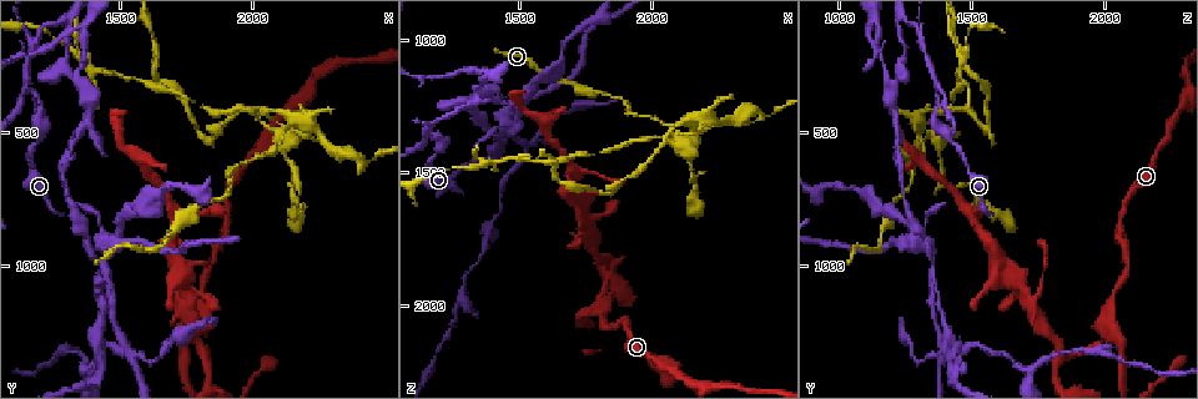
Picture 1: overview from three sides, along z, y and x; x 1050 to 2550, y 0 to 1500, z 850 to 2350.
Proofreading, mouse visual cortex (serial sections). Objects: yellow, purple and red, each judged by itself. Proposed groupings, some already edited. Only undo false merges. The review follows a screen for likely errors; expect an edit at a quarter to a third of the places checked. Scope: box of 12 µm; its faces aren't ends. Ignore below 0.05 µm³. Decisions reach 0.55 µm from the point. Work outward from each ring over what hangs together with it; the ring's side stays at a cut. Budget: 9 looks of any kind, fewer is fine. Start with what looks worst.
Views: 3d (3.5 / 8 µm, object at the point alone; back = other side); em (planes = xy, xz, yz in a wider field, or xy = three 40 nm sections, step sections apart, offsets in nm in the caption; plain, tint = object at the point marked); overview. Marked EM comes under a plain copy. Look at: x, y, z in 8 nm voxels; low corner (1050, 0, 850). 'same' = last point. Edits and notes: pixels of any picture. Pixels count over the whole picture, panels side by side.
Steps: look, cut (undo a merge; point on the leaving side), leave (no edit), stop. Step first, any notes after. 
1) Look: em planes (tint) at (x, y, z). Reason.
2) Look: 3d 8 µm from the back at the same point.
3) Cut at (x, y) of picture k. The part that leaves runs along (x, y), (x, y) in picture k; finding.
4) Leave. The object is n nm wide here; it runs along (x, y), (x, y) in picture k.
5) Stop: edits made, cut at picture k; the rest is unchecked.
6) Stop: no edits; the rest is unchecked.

Look: 3d 3.5 µm at (1810, 1220, 2000). Three arms meet.

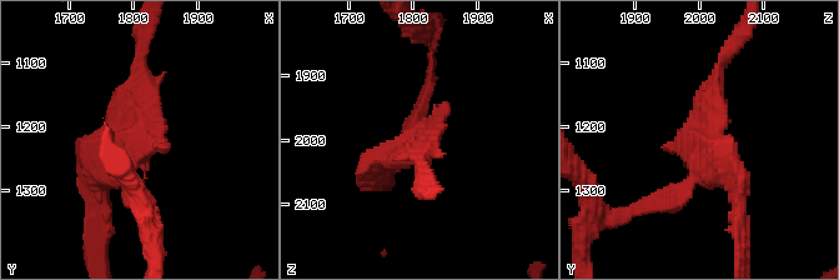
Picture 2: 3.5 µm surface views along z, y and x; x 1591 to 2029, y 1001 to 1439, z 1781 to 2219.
Look: em xy step 3 (tint) at (1810, 1215, 1995). 3 arms meet here; the arms are 150, 200, 300 nm wide.

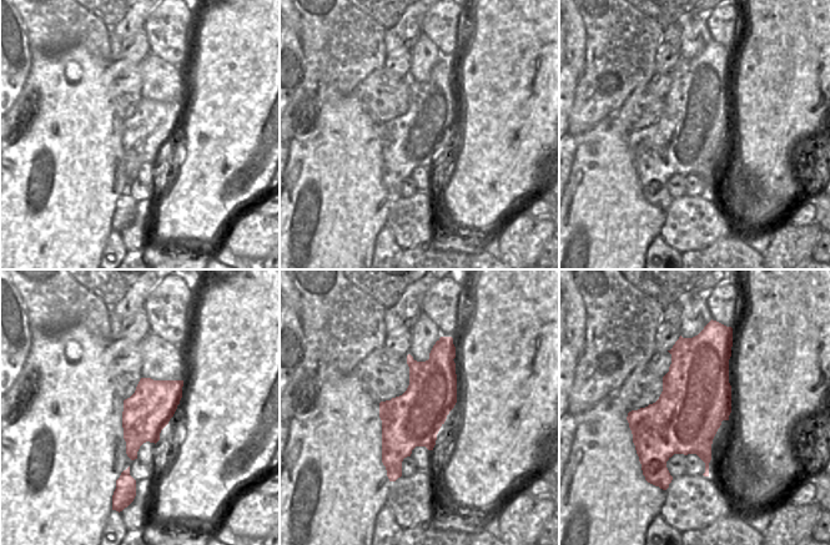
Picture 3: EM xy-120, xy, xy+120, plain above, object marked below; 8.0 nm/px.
Look: em xy step 1 (tint) at the same point. Another direction.

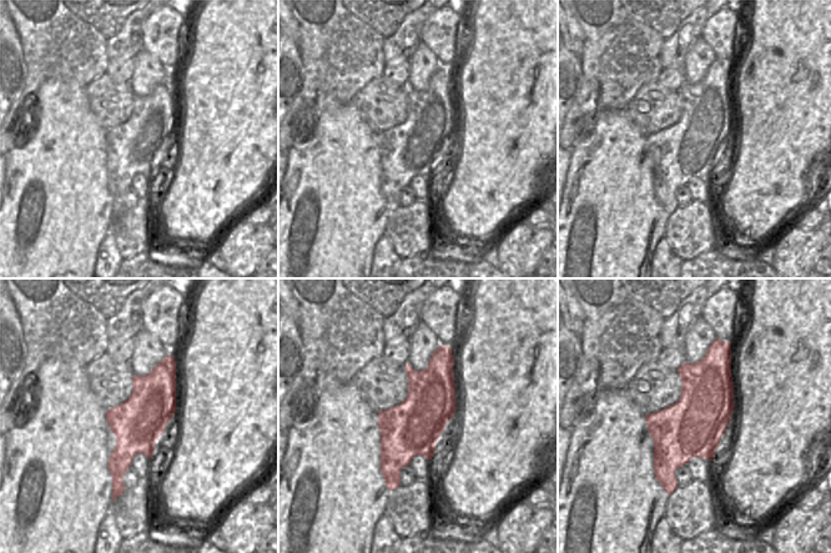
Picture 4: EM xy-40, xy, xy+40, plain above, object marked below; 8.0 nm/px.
Leave. It runs along (723, 64), (694, 179), (668, 201) in picture 2; all the same cell.

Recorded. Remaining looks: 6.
Look: 3d 3.5 µm at (1170, 580, 1470). Narrows sharply.

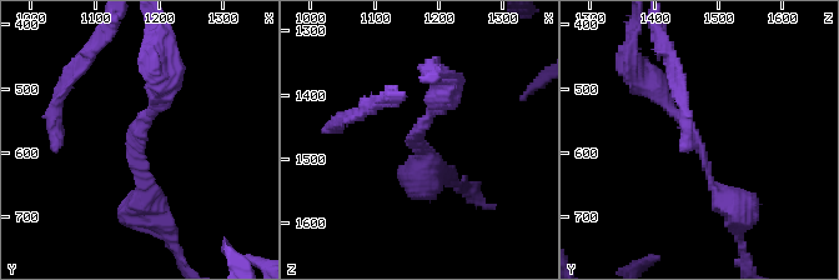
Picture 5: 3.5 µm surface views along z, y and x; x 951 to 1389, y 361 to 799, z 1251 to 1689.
Look: em xy step 5 (tint) at (1165, 590, 1465). The arms are 150, 350 nm wide.

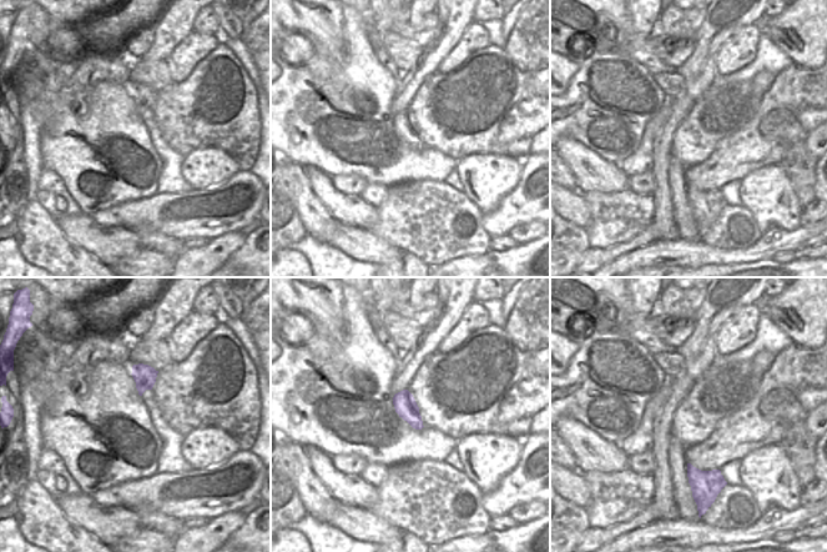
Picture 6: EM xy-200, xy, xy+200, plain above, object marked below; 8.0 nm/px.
Leave. It runs along (735, 211), (649, 81) in picture 5; continuous, no second cell.

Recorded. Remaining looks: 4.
Look: 3d 3.5 µm at (1930, 630, 1280).

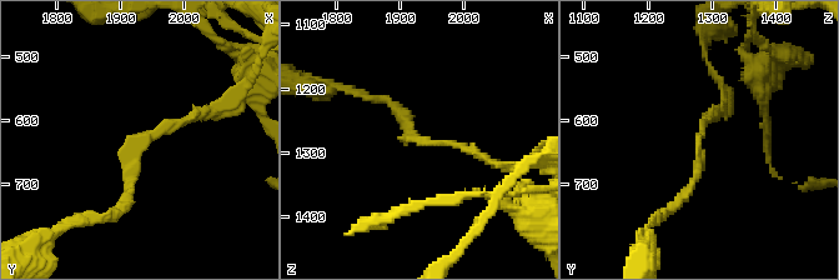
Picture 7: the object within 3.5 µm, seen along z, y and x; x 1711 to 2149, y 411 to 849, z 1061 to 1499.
Look: em xy step 1 (tint) at (1930, 630, 1275). The arms are 150, 150 nm wide; shape alone is not enough.

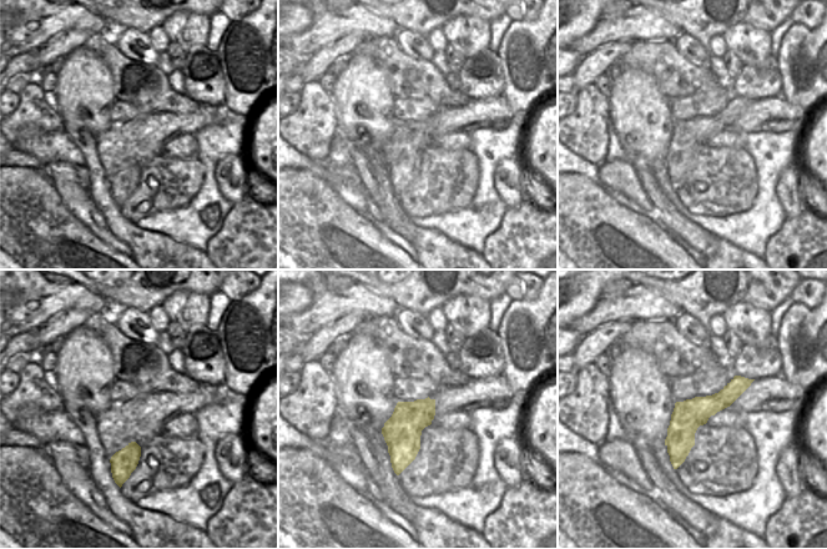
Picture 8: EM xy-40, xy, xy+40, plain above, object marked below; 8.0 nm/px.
Leave. It runs along (747, 382), (681, 432), (675, 463) in picture 8; all the same cell.

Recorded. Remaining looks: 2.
Look: 3d 3.5 µm at (2150, 460, 1300). Abrupt turn.

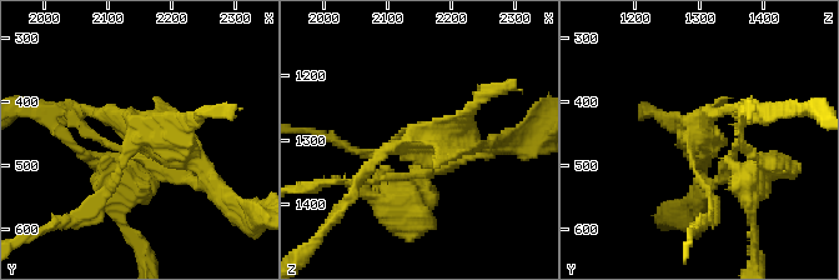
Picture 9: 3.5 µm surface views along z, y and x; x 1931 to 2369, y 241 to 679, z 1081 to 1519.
Cut at (722, 105) of picture 9. The part that leaves runs along (697, 135), (726, 108), (742, 116) in picture 9; two cells meet here.

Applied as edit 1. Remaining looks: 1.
Stop: edits made, cut at picture 9; the rest is unchecked.

